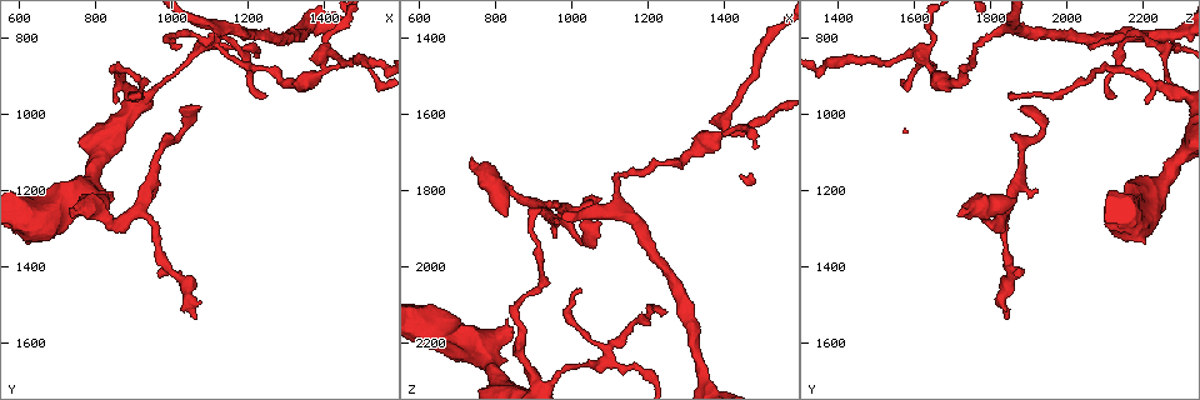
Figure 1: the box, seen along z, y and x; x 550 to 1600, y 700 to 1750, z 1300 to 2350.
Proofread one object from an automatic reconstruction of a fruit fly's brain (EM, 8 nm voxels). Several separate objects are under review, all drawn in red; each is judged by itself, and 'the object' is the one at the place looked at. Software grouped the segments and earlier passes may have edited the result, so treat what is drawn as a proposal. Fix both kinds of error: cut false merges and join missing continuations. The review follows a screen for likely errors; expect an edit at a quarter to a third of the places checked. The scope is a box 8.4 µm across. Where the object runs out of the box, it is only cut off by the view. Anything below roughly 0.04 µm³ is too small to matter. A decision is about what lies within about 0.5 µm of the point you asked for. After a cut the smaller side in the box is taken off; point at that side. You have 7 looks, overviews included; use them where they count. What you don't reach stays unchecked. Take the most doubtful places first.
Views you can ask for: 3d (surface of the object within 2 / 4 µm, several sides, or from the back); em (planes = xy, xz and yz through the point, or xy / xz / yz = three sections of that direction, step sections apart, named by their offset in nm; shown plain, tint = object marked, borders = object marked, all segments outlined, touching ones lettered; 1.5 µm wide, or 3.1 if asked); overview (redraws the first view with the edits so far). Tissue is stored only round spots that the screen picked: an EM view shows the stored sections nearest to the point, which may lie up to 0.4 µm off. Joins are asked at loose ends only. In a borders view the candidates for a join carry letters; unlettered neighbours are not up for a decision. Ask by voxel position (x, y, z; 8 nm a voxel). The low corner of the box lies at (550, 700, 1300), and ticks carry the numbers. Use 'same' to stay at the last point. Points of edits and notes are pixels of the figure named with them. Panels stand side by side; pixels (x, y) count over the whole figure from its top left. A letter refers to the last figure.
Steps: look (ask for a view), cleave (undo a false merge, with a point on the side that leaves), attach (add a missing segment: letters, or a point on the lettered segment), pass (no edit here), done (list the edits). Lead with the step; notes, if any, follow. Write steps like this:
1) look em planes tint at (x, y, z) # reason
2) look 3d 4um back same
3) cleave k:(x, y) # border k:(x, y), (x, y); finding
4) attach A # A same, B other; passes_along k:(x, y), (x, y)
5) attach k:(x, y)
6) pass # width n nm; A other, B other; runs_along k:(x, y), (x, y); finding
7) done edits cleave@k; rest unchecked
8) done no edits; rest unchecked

look em planes borders at (1065, 1540, 1845) # free end

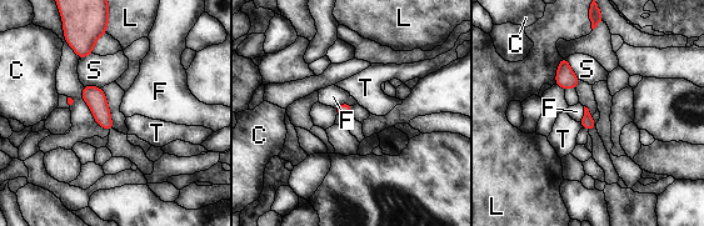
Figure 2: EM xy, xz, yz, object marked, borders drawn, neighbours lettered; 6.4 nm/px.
pass # C other, F other, L other, S other, T other; border 2:(579, 122), (583, 127); none of them fits

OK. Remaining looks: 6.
look 3d 2um at (840, 1215, 2135) # an open end

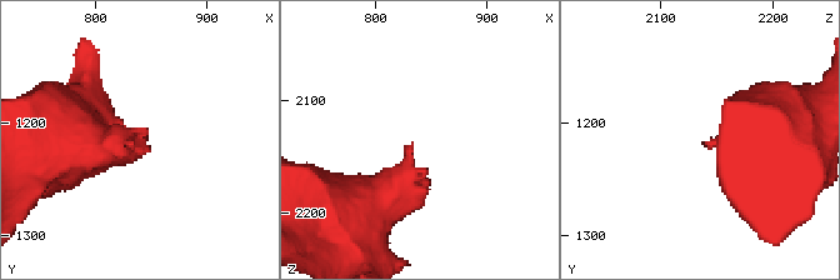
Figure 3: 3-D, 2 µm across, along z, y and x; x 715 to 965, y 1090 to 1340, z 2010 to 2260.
look em yz step 8 borders at (836, 1216, 2136)

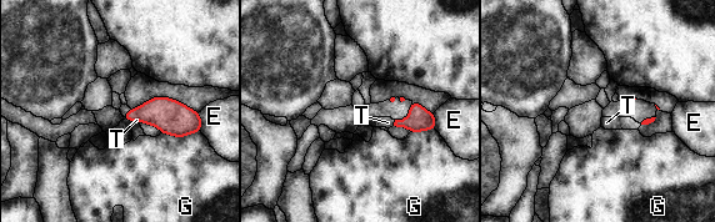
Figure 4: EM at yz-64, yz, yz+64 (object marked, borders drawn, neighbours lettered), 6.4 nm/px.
look em planes borders same

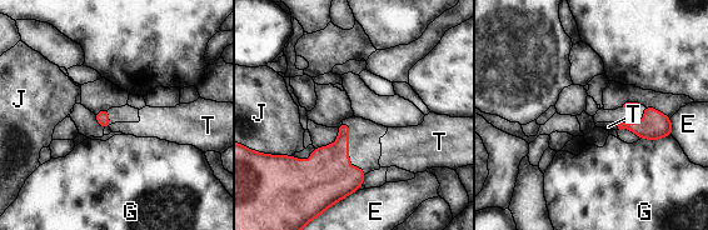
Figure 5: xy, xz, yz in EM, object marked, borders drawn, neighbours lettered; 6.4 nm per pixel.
attach T # longest_contact G 200 nm; E other, G other, J other, T same; passes_along 5:(656, 125), (617, 125), (608, 126); the neuron continues

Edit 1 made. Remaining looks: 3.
look 3d 2um at (1120, 825, 1765) # abrupt turn

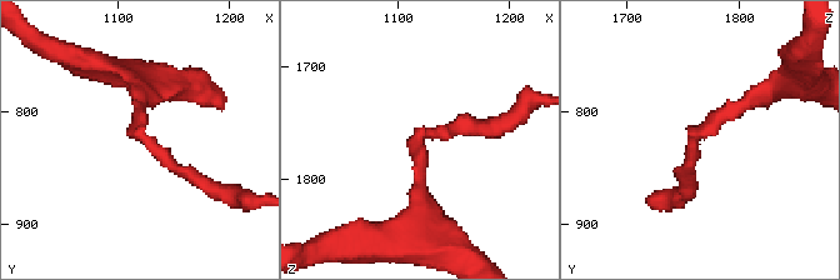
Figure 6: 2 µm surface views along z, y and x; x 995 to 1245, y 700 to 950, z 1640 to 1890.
look em planes plain at (1118, 816, 1764)

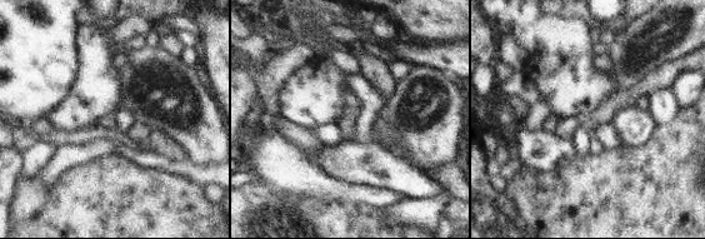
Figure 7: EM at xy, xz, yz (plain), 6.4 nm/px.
look em planes borders same

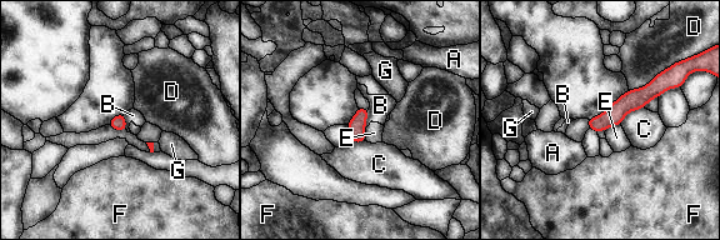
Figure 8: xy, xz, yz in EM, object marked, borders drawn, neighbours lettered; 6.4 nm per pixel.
pass # A other, B other, C other, D other, E other, F other, G other; runs_along 8:(664, 81), (591, 125); one neuron here

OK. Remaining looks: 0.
done edits attach@5; rest unchecked

